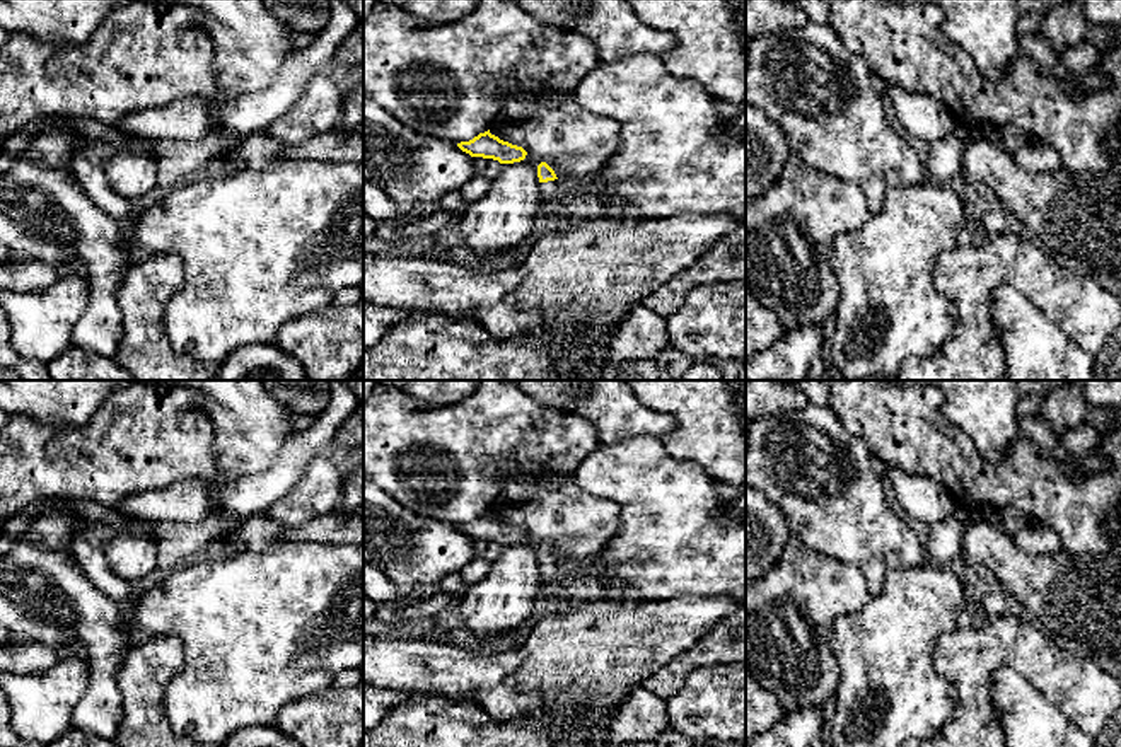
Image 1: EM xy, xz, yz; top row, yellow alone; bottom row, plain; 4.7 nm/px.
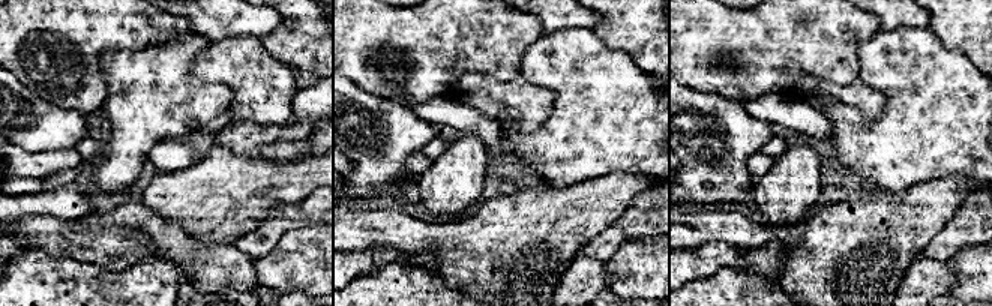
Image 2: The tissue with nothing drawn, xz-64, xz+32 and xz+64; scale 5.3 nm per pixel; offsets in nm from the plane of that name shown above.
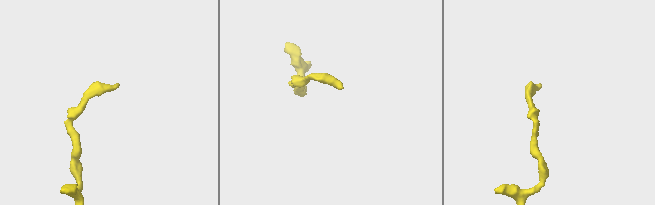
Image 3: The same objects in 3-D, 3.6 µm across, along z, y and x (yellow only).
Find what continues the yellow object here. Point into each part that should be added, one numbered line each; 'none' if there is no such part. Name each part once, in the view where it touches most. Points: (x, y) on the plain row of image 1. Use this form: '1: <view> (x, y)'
1: xz (553, 573)

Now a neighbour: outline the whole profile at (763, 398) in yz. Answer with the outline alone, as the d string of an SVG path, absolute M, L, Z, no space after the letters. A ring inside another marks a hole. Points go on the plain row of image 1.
M746 380L746 445L756 418L792 413L809 402L802 389L790 380Z

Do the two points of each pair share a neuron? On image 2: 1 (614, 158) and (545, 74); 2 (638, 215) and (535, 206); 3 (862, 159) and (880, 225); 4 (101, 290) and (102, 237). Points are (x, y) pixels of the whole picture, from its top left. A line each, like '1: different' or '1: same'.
1: same
2: different
3: different
4: different

